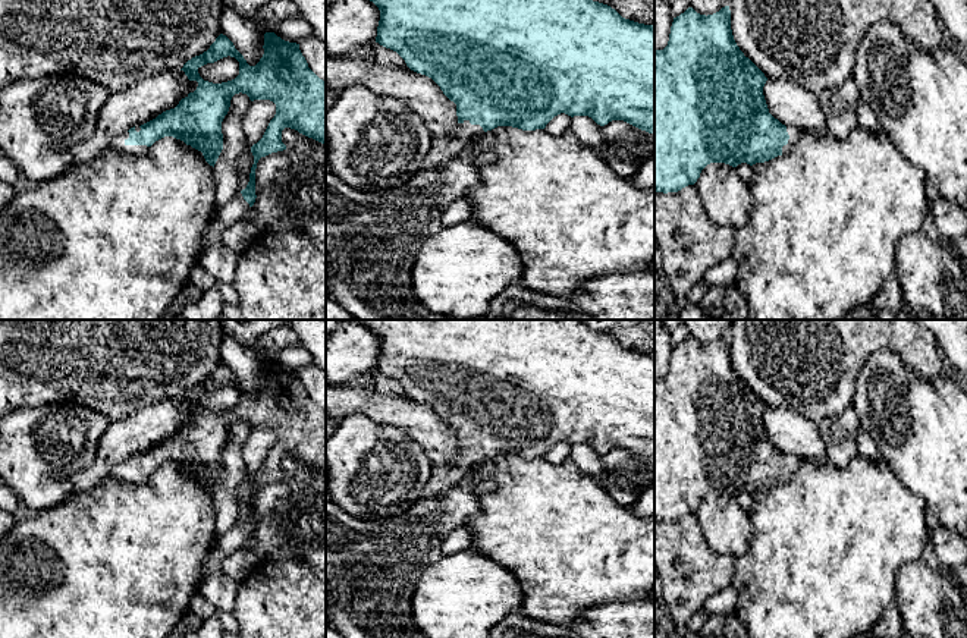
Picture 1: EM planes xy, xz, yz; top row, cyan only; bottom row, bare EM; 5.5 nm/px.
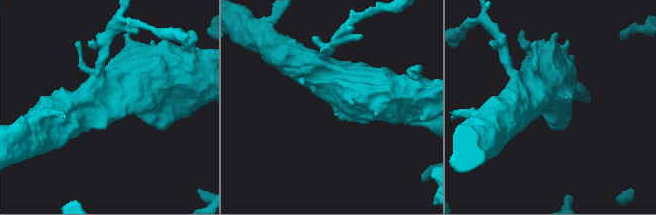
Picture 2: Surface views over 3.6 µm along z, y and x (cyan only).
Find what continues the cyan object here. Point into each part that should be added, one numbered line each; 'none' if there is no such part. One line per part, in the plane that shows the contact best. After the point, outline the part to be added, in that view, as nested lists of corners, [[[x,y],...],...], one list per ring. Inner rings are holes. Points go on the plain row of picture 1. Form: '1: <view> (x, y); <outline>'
1: xy (118, 471); [[[123,461],[122,463],[117,463],[110,475],[119,478],[119,480],[125,480],[128,483],[145,483],[148,480],[150,475],[147,474],[126,474],[125,469],[129,466],[129,461]]]

